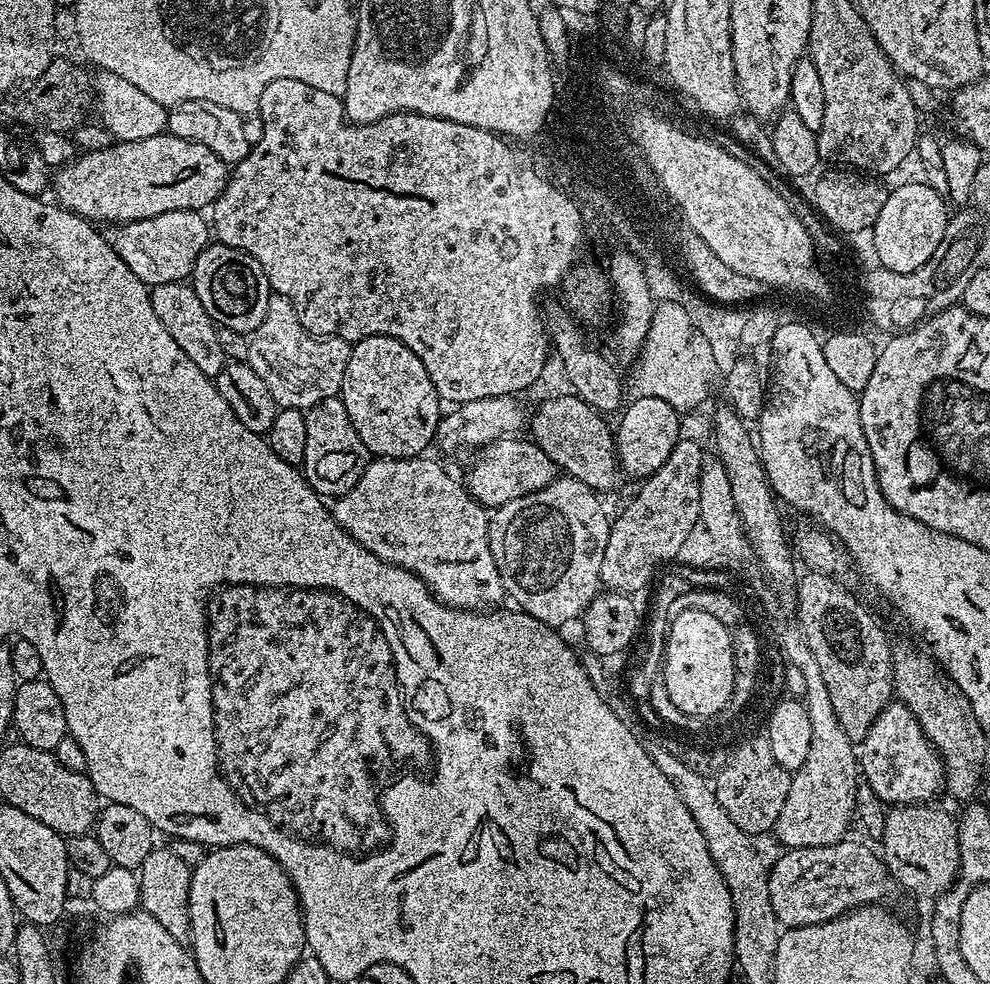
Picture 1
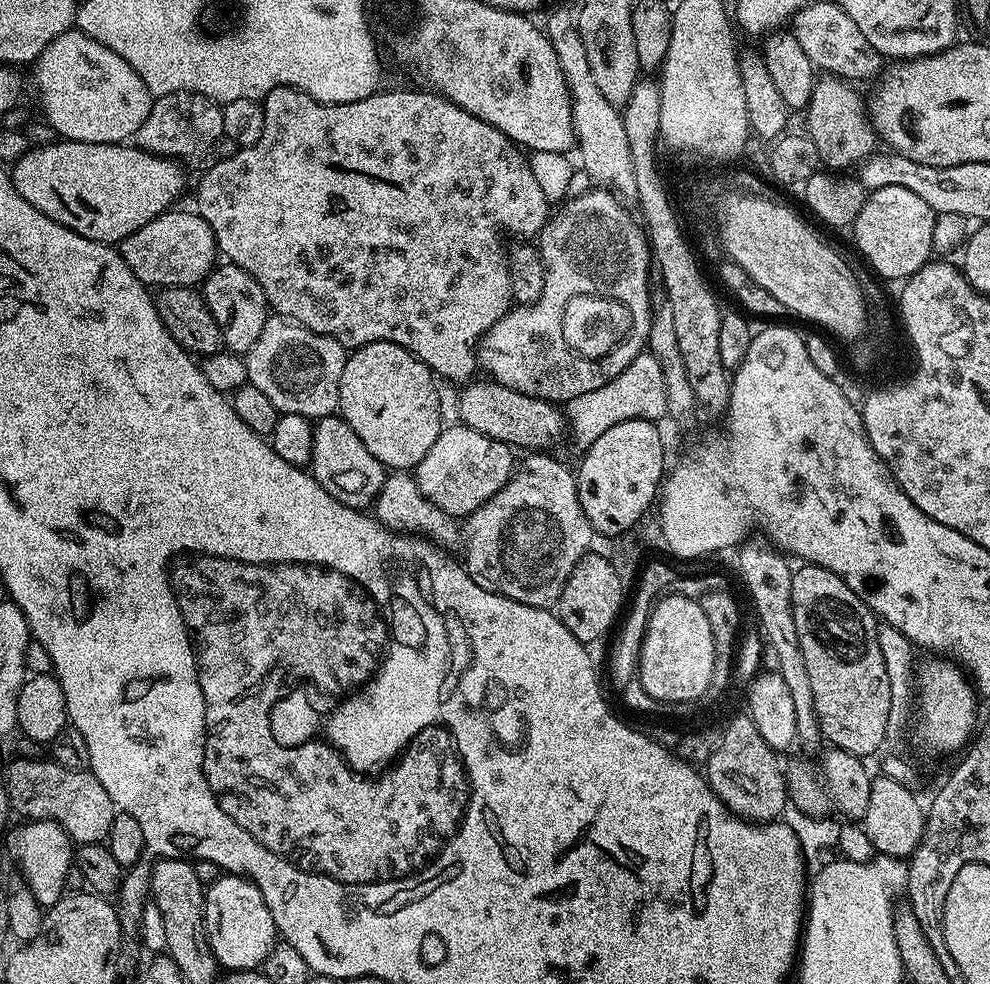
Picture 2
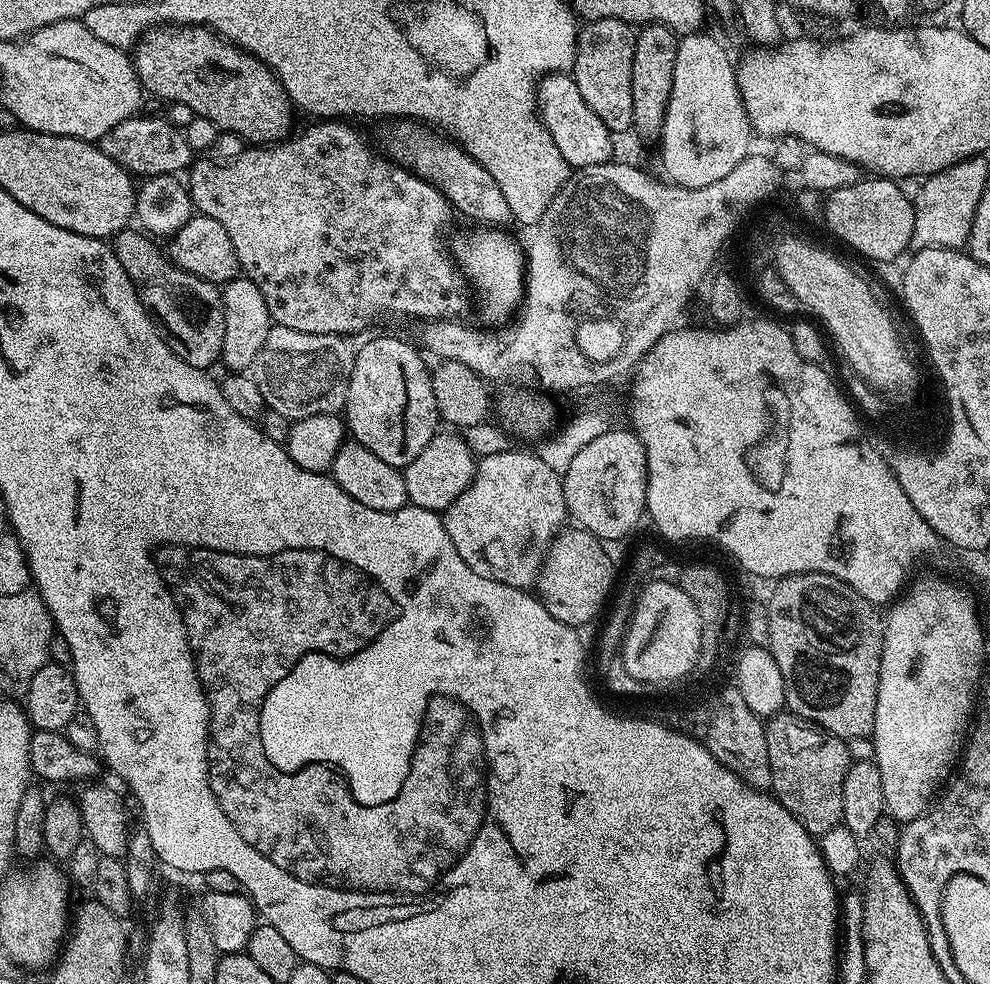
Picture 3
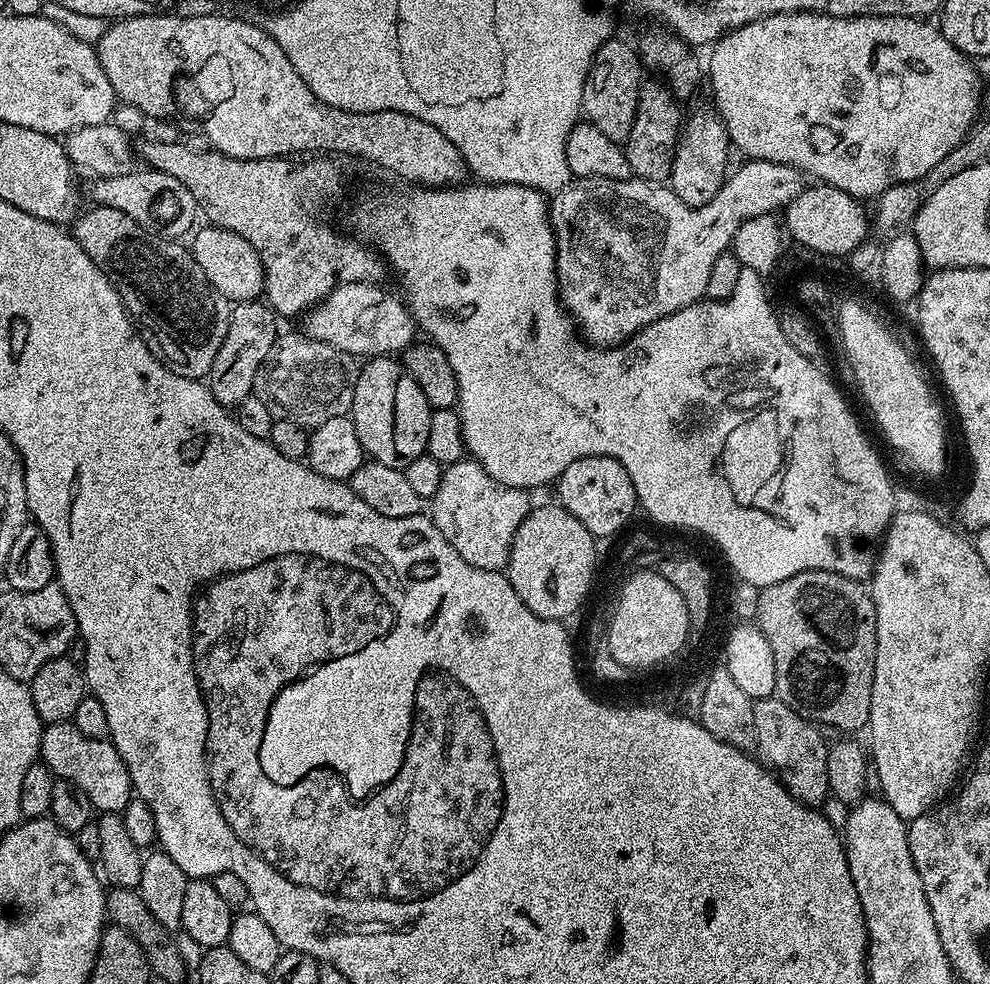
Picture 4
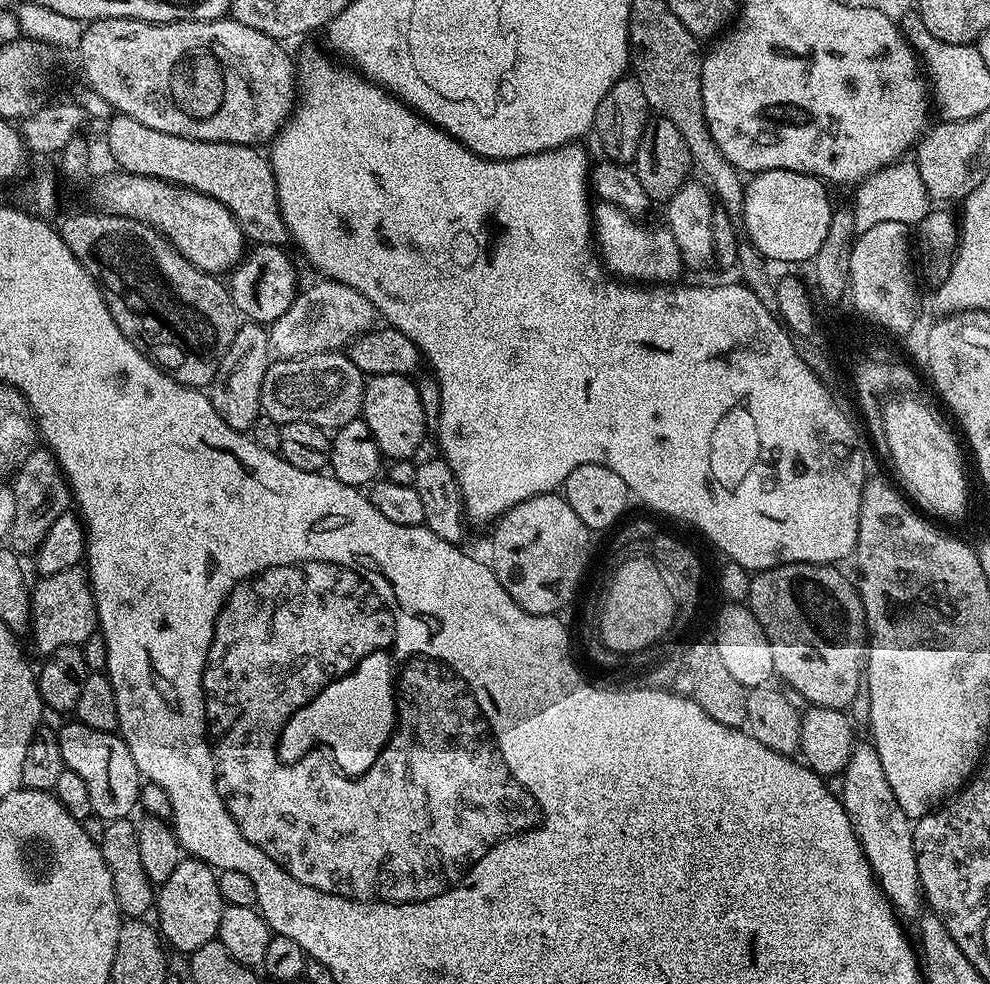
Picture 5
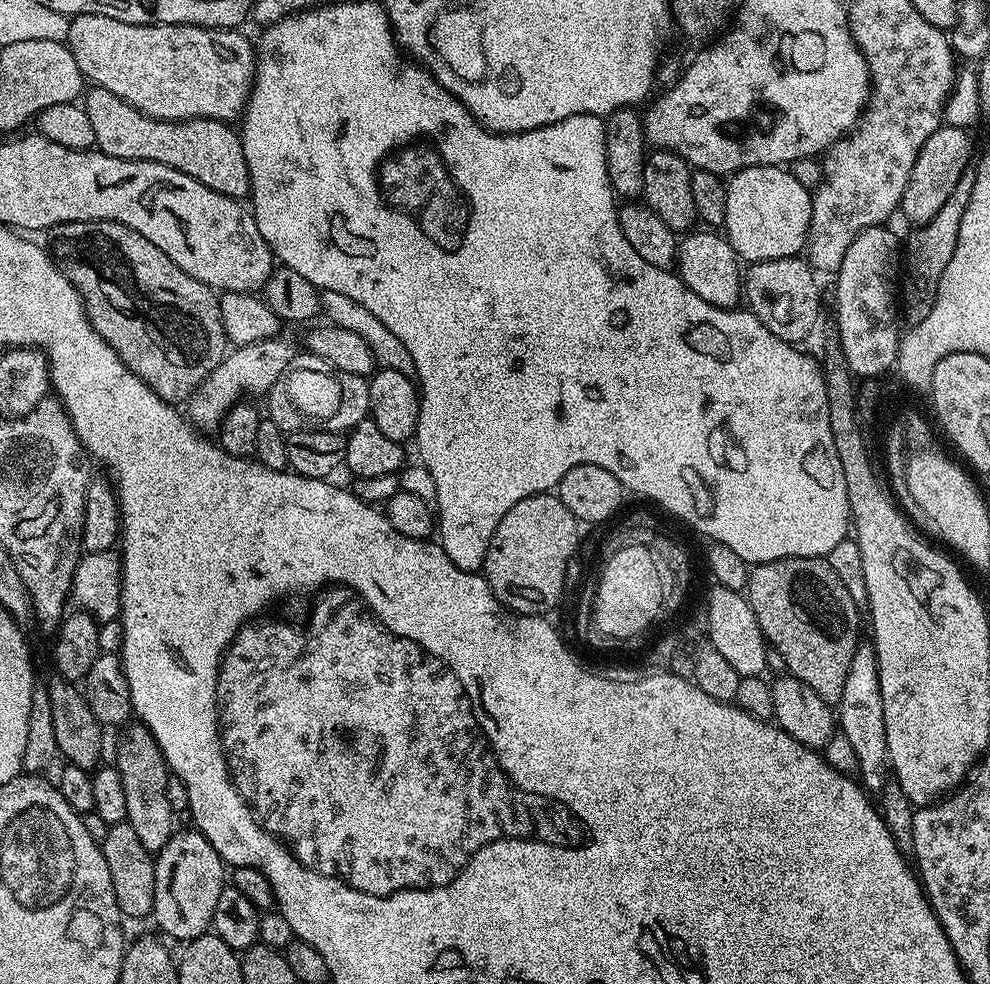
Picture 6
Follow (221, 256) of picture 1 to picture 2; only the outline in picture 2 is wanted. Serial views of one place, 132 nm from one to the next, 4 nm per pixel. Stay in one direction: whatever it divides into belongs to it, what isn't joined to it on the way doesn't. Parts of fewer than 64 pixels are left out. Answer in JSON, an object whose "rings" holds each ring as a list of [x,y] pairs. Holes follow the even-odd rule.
{"rings":[[[226,262],[217,265],[204,281],[202,295],[221,329],[223,345],[234,354],[246,354],[258,340],[262,326],[270,315],[261,284],[248,271]]]}

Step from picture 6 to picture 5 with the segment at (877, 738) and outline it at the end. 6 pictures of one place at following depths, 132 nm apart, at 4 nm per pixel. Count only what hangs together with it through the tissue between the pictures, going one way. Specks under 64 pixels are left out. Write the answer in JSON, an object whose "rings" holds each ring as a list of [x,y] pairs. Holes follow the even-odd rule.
{"rings":[[[871,742],[856,743],[842,775],[844,785],[839,797],[840,803],[850,818],[860,848],[866,854],[884,896],[896,909],[897,916],[919,917],[922,912],[922,893],[912,841],[914,824],[902,810],[902,806],[898,806],[898,798],[894,798],[890,782],[886,782],[886,770],[882,770],[882,758],[878,758],[876,745]]]}

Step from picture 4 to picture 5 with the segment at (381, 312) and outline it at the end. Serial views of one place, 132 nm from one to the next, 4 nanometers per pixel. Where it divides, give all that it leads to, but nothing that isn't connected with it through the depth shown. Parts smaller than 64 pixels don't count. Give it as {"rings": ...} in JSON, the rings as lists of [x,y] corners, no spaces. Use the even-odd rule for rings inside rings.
{"rings":[[[329,279],[318,282],[320,283],[305,291],[299,291],[290,304],[290,309],[269,325],[270,346],[279,359],[296,359],[339,351],[363,332],[372,331],[377,323],[375,306],[353,287]]]}

